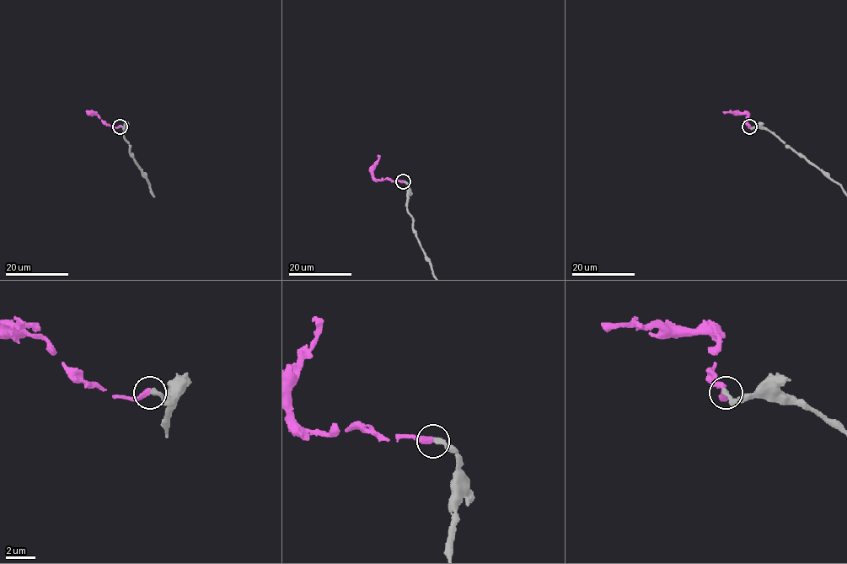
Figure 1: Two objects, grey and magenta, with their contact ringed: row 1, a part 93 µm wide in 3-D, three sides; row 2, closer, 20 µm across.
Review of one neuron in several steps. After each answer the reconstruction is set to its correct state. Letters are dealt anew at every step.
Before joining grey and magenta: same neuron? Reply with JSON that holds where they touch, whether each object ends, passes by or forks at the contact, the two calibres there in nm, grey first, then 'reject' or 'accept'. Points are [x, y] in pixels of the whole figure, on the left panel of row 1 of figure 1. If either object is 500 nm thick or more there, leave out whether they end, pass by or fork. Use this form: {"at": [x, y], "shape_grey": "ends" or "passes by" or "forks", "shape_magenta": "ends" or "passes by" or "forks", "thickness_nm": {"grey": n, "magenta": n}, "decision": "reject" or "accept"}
{"at": [120, 126], "shape_grey": "ends", "shape_magenta": "ends", "thickness_nm": {"grey": 340, "magenta": 380}, "decision": "accept"}

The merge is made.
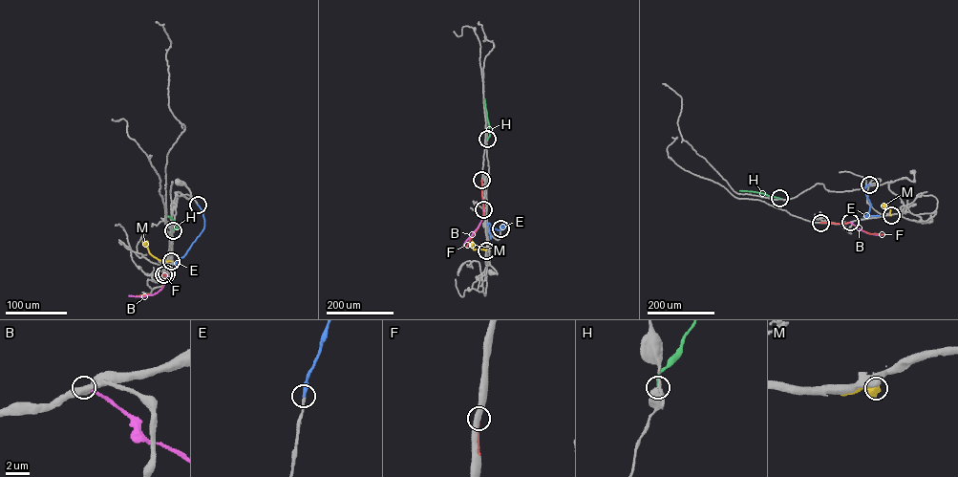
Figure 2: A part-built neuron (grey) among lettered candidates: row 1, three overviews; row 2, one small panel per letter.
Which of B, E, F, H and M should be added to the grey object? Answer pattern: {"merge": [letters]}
{"merge": ["E", "H"]}

